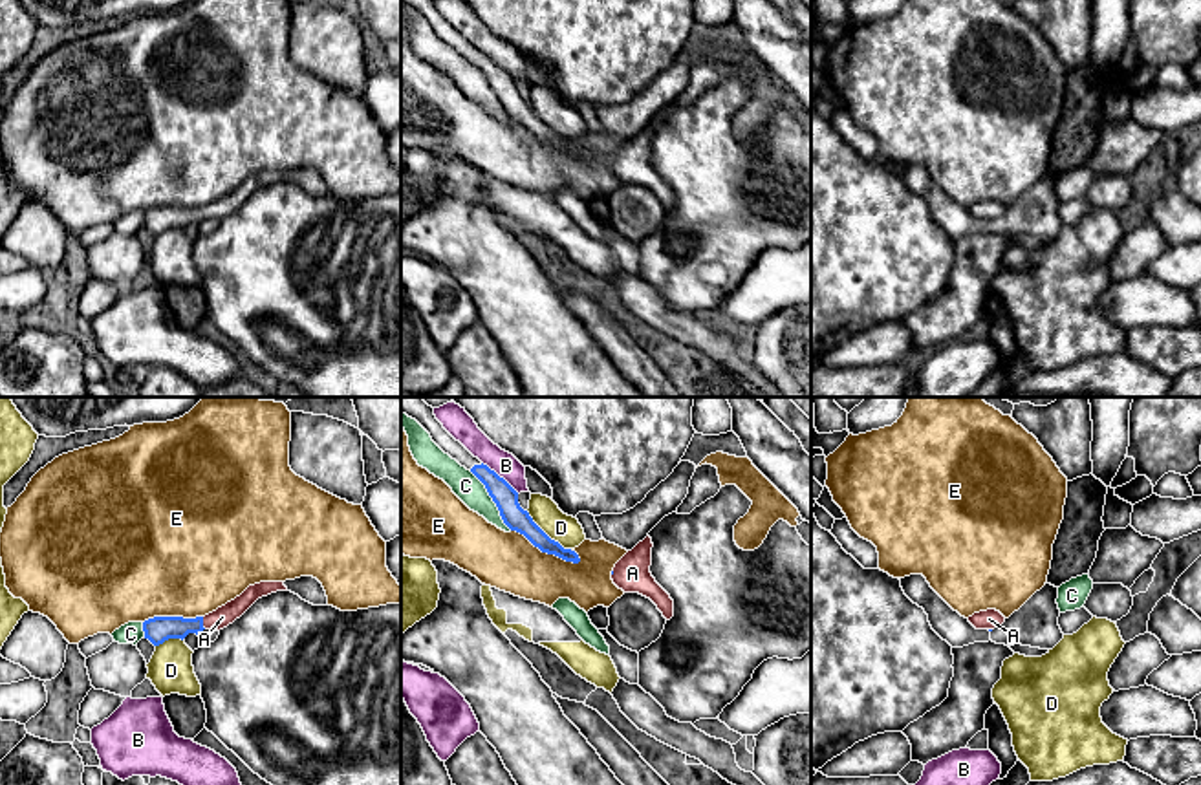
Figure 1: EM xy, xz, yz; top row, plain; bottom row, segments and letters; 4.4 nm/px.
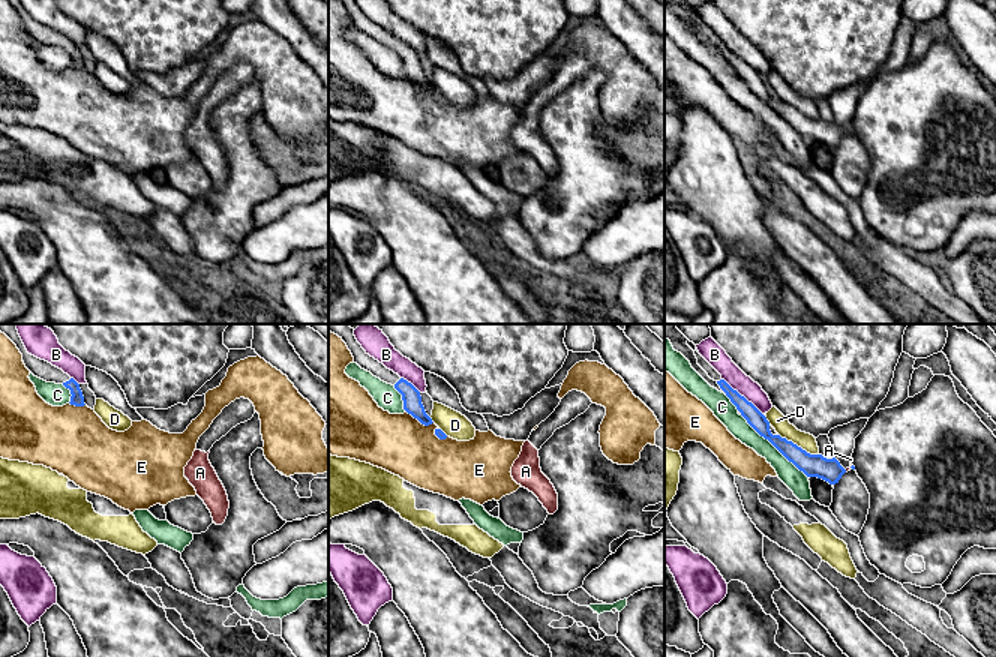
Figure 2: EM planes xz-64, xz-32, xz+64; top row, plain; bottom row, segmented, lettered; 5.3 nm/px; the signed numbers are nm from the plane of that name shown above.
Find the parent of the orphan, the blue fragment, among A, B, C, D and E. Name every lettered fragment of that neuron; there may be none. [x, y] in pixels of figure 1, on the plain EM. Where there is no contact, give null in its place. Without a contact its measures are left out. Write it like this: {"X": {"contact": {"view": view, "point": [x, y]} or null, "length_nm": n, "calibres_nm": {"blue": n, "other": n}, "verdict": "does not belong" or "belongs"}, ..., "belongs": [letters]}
{"A": {"contact": {"view": "xy", "point": [202, 213]}, "length_nm": 60, "calibres_nm": {"blue": 120, "other": 90}, "verdict": "belongs"}, "B": {"contact": {"view": "xz", "point": [498, 66]}, "length_nm": 220, "calibres_nm": {"blue": 110, "other": 110}, "verdict": "does not belong"}, "C": {"contact": {"view": "xz", "point": [493, 90]}, "length_nm": 320, "calibres_nm": {"blue": 110, "other": 120}, "verdict": "does not belong"}, "D": {"contact": {"view": "xz", "point": [546, 125]}, "length_nm": 260, "calibres_nm": {"blue": 110, "other": 130}, "verdict": "does not belong"}, "E": {"contact": {"view": "xz", "point": [546, 141]}, "length_nm": 340, "calibres_nm": {"blue": 100, "other": 260}, "verdict": "does not belong"}, "belongs": ["A"]}

